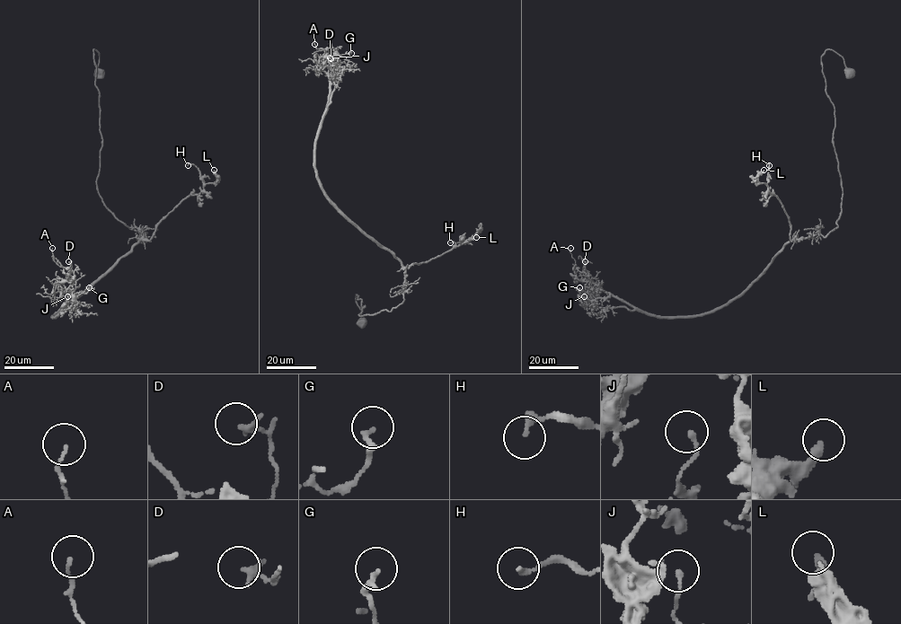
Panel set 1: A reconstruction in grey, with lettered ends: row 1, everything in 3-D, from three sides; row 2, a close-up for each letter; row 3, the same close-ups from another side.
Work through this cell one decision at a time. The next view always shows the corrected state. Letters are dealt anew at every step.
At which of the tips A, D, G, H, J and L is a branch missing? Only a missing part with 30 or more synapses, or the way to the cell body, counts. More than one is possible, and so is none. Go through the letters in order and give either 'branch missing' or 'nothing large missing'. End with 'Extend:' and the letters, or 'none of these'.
A: nothing large missing
D: nothing large missing
G: nothing large missing
H: nothing large missing
J: nothing large missing
L: nothing large missing
Extend: none of these

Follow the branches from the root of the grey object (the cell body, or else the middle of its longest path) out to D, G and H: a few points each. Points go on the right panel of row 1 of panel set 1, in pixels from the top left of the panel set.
D: (850, 74), (826, 49), (842, 197), (825, 237), (789, 241), (739, 294), (693, 316), (641, 312), (585, 261)
G: (850, 74), (826, 49), (842, 197), (825, 237), (789, 241), (702, 314), (654, 316), (579, 287)
H: (850, 74), (826, 49), (838, 226), (790, 240), (769, 165)

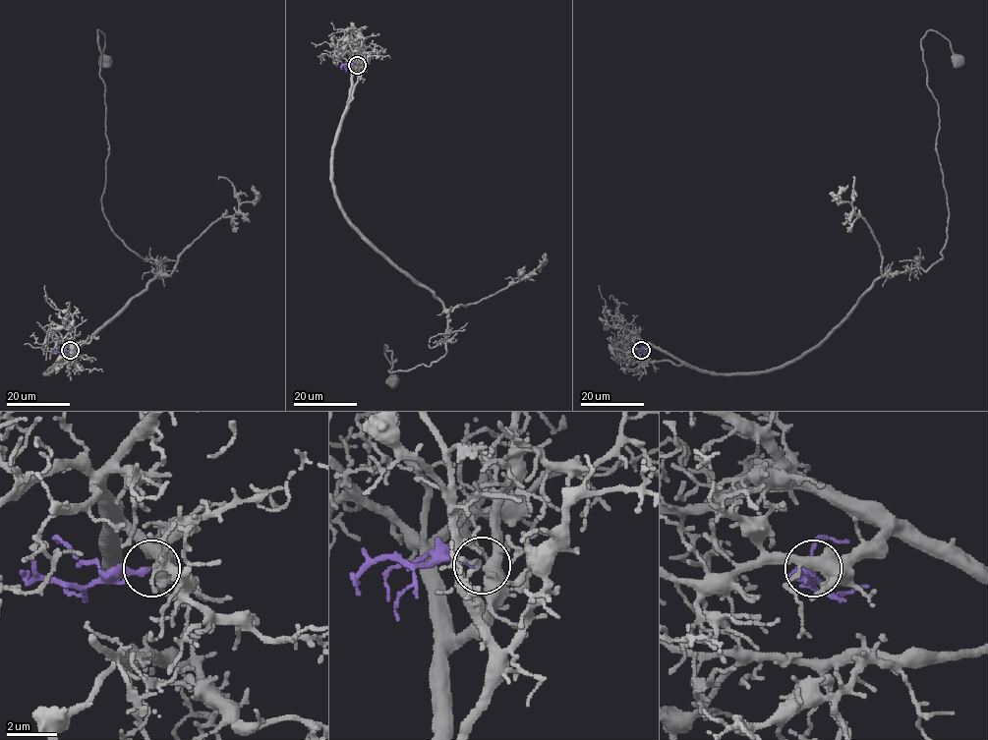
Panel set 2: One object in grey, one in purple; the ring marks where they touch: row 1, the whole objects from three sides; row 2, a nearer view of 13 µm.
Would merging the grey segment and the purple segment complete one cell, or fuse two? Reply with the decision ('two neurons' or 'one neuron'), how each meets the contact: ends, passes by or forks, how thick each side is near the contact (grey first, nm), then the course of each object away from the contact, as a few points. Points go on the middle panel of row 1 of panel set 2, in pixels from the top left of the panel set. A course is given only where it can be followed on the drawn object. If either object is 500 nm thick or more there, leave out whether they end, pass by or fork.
one neuron | grey forks | purple ends | 400/240 nm | grey via (357, 65), (332, 150), (334, 196), (448, 313), (446, 353), (427, 367), (390, 371), (385, 345), (392, 381) | purple via (356, 65), (343, 65), (341, 69)

